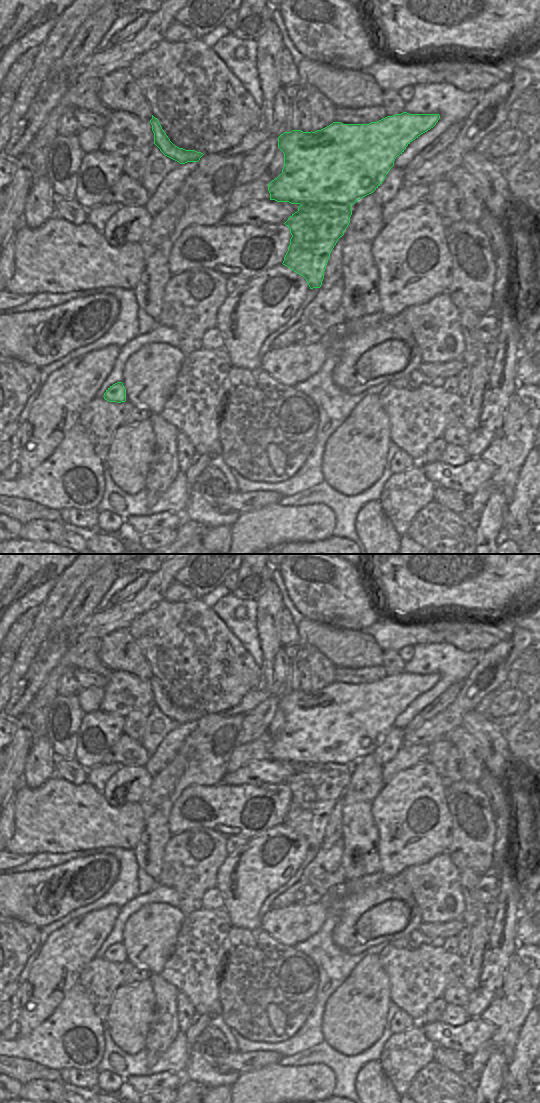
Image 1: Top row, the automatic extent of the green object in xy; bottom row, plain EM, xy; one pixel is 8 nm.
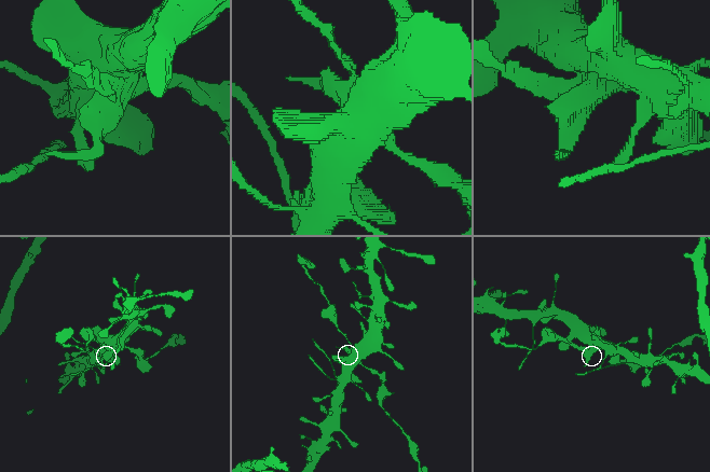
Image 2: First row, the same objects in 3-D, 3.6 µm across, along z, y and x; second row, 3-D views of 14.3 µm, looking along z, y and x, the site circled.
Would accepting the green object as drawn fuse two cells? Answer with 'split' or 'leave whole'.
split

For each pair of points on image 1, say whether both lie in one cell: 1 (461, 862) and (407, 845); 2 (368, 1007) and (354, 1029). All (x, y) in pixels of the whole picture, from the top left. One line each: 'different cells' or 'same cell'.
1: different cells
2: same cell

